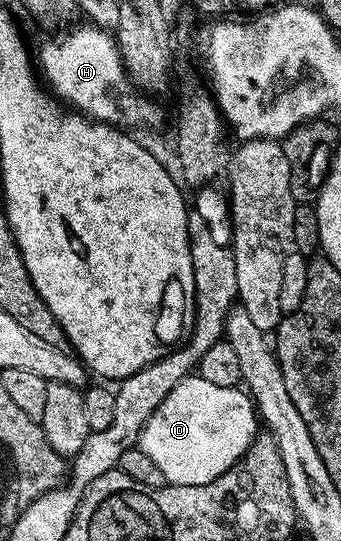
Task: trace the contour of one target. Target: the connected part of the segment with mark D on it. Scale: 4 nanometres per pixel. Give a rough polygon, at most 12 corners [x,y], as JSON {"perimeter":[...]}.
{"perimeter":[[193,375],[138,448],[165,482],[205,485],[257,436],[243,388]]}

